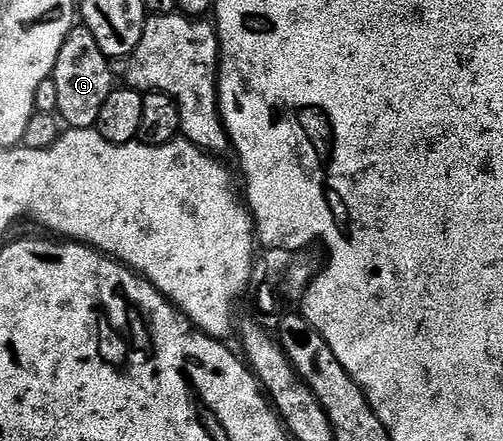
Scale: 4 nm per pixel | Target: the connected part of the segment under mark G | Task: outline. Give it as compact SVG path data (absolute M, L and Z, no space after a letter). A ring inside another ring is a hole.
M73 28L58 52L52 69L52 90L56 93L56 109L59 121L73 130L90 130L96 125L98 112L106 102L106 96L114 89L109 59L98 48L90 32L83 28Z

